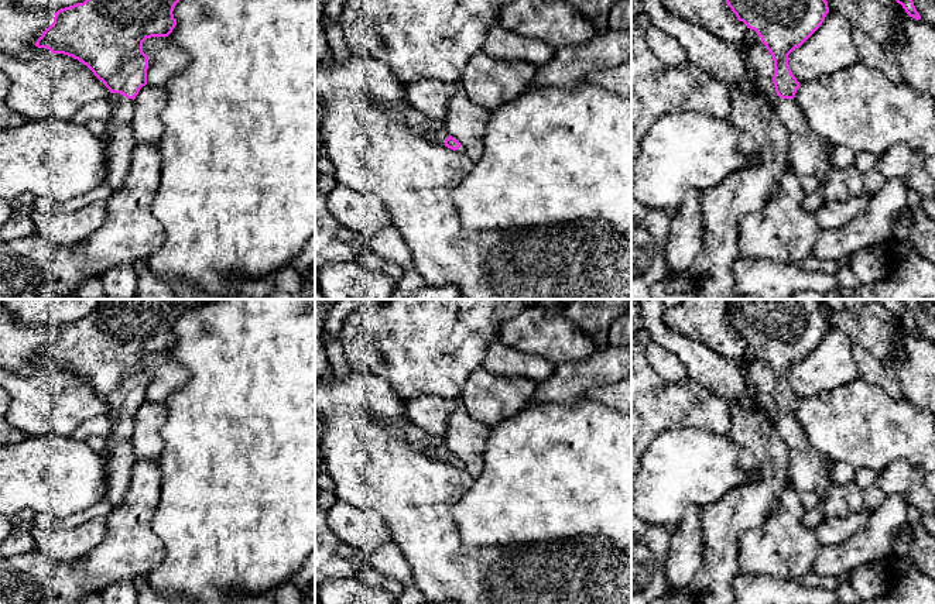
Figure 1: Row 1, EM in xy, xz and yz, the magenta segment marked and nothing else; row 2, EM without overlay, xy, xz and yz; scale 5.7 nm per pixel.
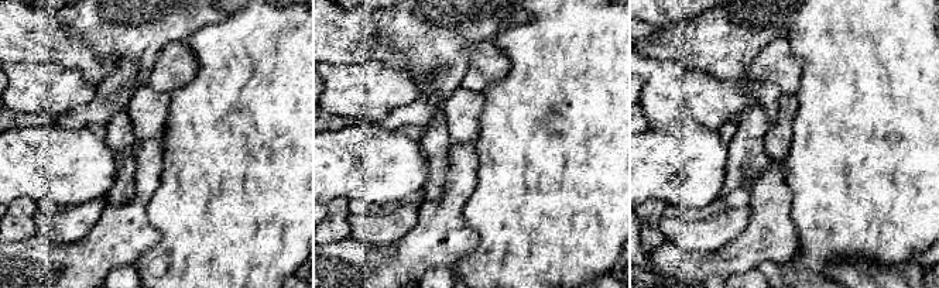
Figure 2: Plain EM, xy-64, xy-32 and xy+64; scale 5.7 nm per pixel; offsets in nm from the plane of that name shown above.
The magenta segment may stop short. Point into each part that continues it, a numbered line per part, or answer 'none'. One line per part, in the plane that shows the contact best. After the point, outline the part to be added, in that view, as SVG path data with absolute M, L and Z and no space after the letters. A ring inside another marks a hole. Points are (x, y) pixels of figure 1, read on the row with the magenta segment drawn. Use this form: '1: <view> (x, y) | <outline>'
1: xy (123, 109) | M110 93L110 102L112 102L112 116L107 121L107 130L102 135L102 140L105 141L106 147L109 144L109 140L112 137L112 133L124 124L131 124L133 116L134 116L134 103L133 99L127 99L126 96L120 93Z

